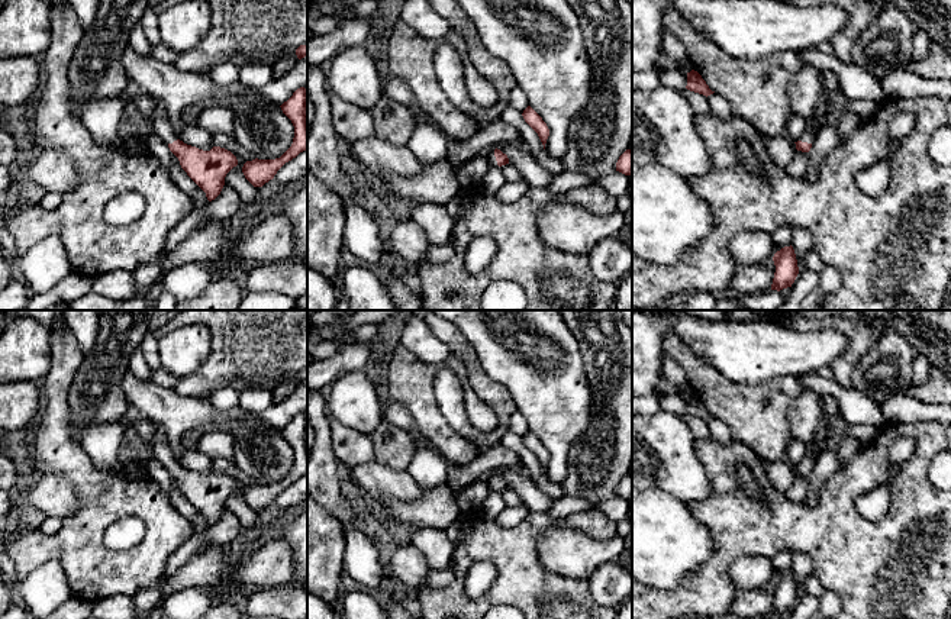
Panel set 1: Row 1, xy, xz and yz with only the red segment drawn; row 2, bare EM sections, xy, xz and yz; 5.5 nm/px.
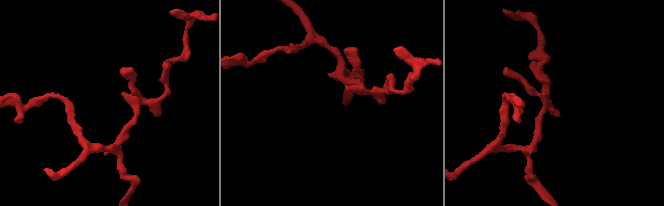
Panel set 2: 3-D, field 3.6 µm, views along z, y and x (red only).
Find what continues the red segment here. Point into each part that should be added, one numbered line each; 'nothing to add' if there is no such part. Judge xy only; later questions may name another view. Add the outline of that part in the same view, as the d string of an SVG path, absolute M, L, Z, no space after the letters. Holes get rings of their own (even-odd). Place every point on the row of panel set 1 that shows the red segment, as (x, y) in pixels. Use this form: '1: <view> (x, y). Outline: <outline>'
1: xy (160, 119). Outline: M154 99L152 123L158 136L168 145L178 139L173 125L170 123L167 109L161 100Z

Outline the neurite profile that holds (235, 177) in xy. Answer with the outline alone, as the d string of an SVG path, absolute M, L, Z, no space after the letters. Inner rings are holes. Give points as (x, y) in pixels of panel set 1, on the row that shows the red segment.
M236 157L236 159L238 165L226 174L225 183L236 190L242 203L251 204L255 200L255 187L245 178L242 173L242 167L246 161L241 157Z

